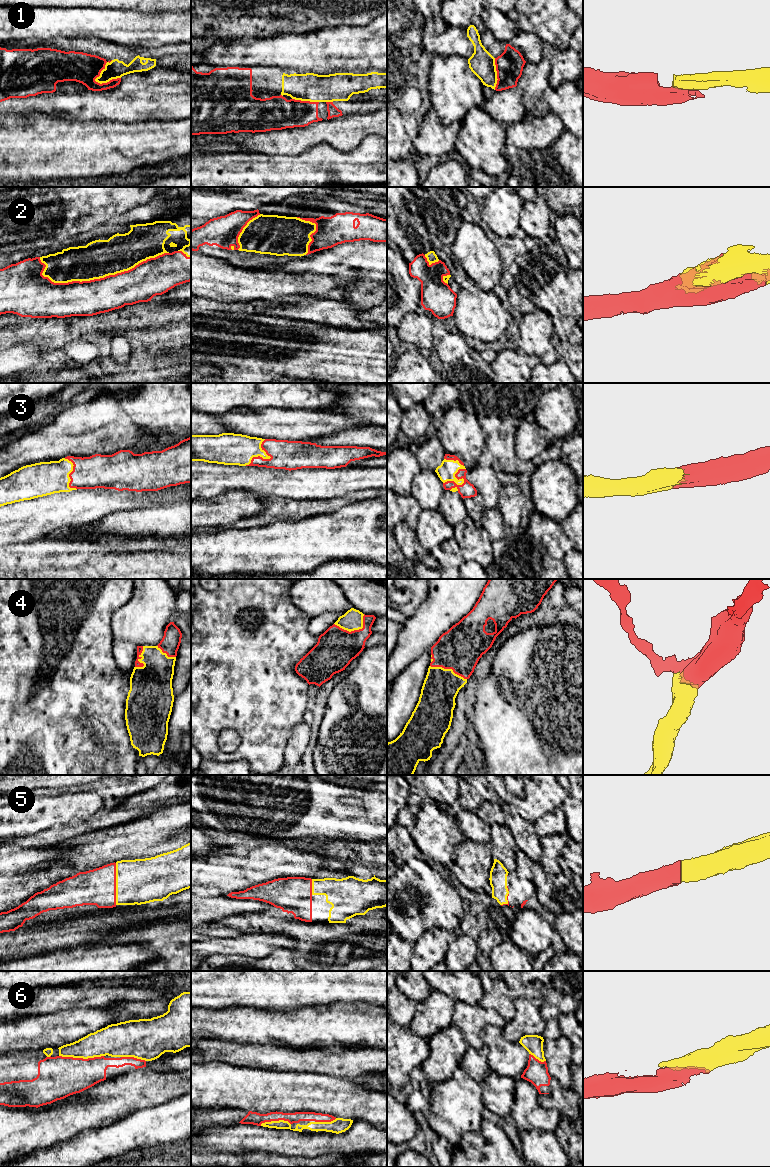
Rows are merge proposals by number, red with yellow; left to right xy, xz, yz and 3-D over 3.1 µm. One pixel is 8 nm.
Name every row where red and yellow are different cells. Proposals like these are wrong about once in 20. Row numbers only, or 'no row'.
no row

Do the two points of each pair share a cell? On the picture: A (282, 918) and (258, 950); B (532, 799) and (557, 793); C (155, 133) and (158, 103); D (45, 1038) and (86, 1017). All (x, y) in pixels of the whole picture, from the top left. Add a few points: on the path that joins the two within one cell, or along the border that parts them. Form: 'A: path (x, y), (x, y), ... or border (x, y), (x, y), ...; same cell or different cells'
A: border (247, 933), (279, 933), (294, 939); different cells
B: path (538, 799), (544, 793), (551, 793); same cell
C: border (180, 119), (142, 119), (133, 123); different cells
D: path (55, 1030), (76, 1023); same cell

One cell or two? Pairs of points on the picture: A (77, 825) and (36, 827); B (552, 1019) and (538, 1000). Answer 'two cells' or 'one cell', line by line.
A: two cells
B: two cells

